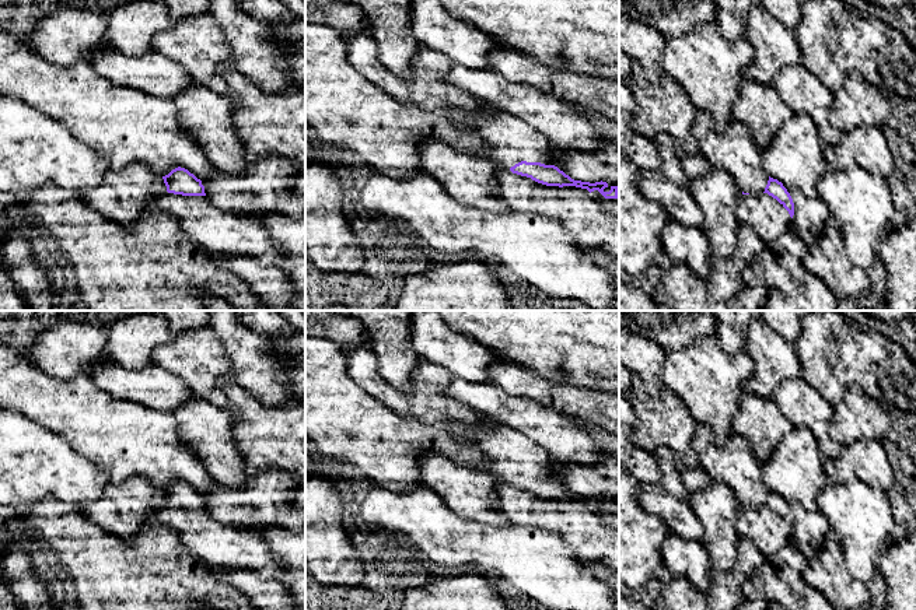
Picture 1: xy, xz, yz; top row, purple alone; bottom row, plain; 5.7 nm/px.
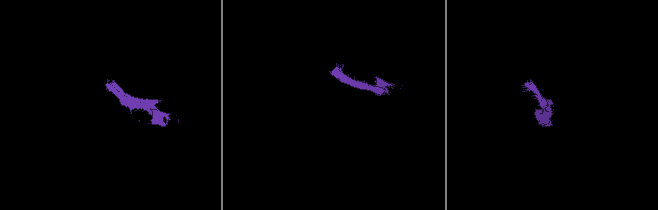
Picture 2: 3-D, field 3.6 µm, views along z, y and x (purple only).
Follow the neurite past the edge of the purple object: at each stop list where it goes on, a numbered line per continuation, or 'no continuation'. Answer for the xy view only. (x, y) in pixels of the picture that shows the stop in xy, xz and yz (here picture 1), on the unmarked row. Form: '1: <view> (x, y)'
1: xy (221, 546)

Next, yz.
1: yz (762, 526)

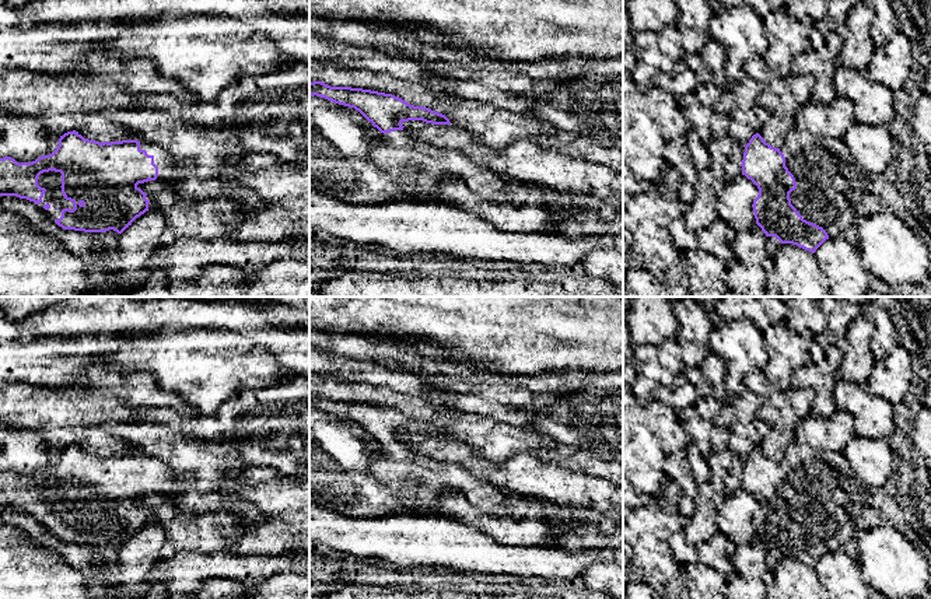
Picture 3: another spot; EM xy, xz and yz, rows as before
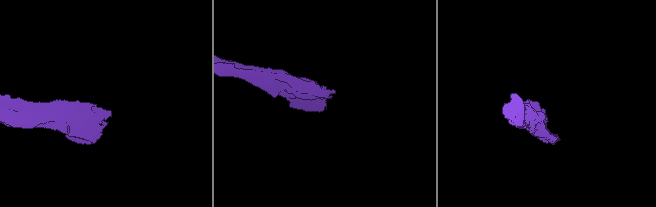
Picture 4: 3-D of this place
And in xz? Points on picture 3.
no continuation

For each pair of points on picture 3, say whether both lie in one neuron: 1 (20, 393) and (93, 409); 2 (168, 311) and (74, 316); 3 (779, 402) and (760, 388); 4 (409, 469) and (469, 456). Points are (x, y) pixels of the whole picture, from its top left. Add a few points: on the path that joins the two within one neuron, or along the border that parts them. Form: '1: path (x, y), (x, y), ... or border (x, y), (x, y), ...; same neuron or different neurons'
1: path (38, 407), (74, 407); same neuron
2: path (144, 315), (98, 319); same neuron
3: path (774, 398), (765, 389); same neuron
4: border (416, 449), (440, 461), (455, 462), (476, 476); different neurons

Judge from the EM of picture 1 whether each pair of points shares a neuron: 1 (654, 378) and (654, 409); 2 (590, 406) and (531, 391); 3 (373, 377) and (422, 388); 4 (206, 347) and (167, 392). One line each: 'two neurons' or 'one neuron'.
1: two neurons
2: one neuron
3: one neuron
4: two neurons

